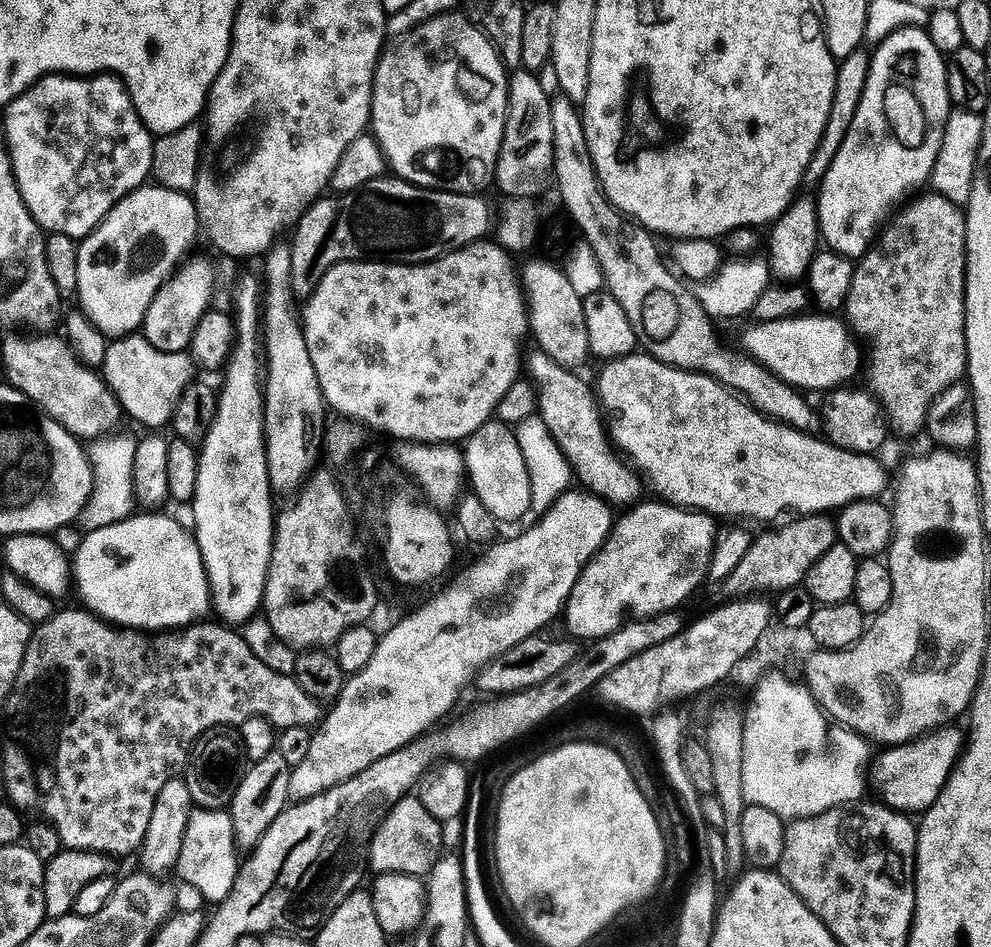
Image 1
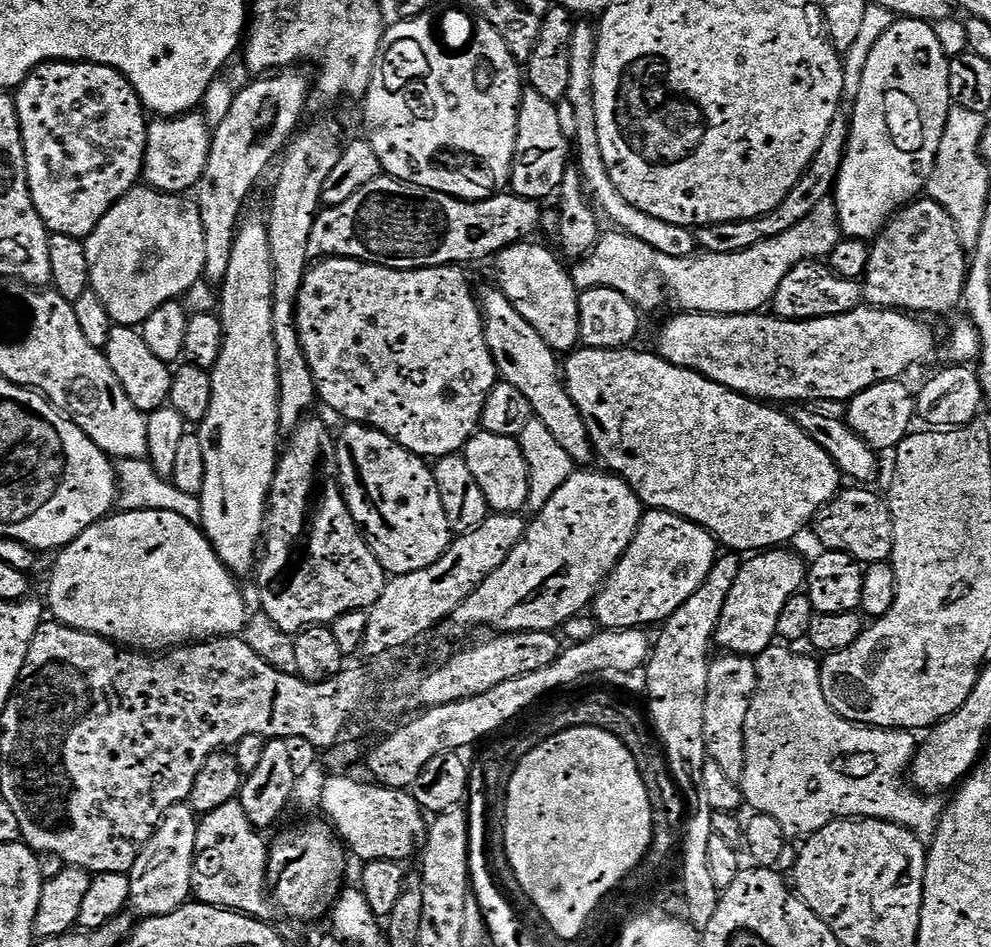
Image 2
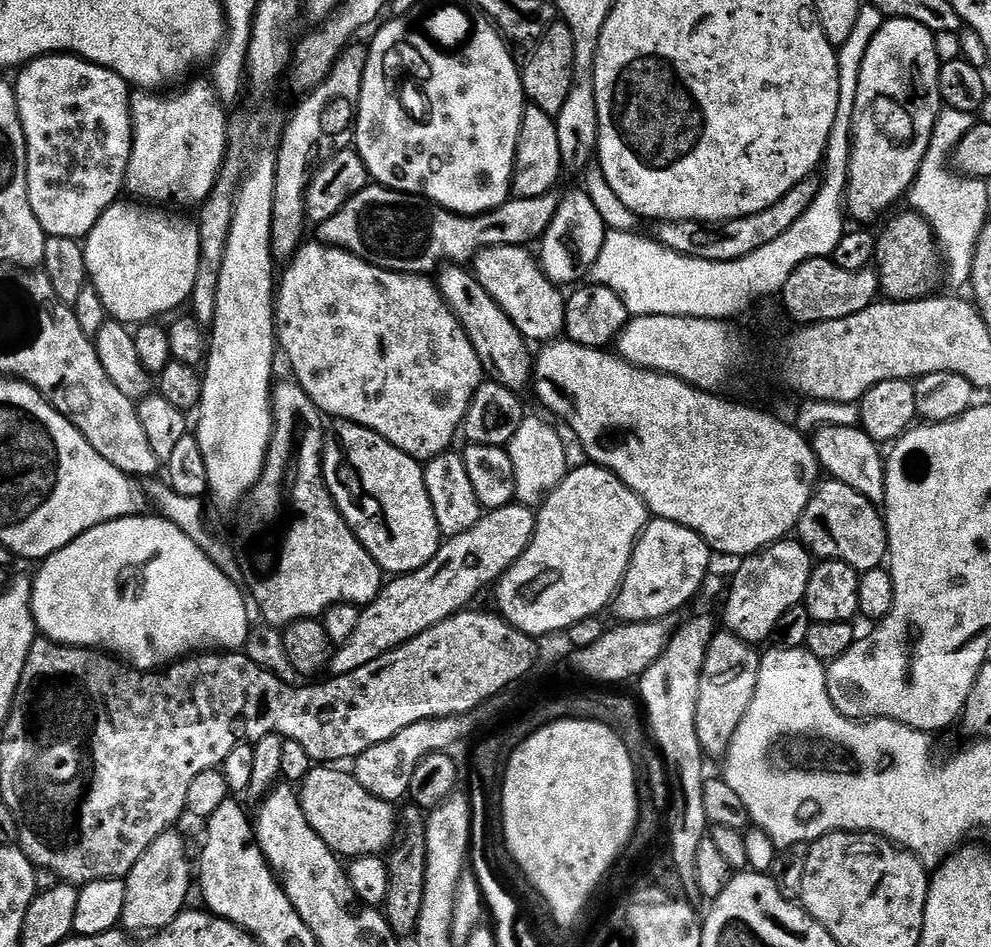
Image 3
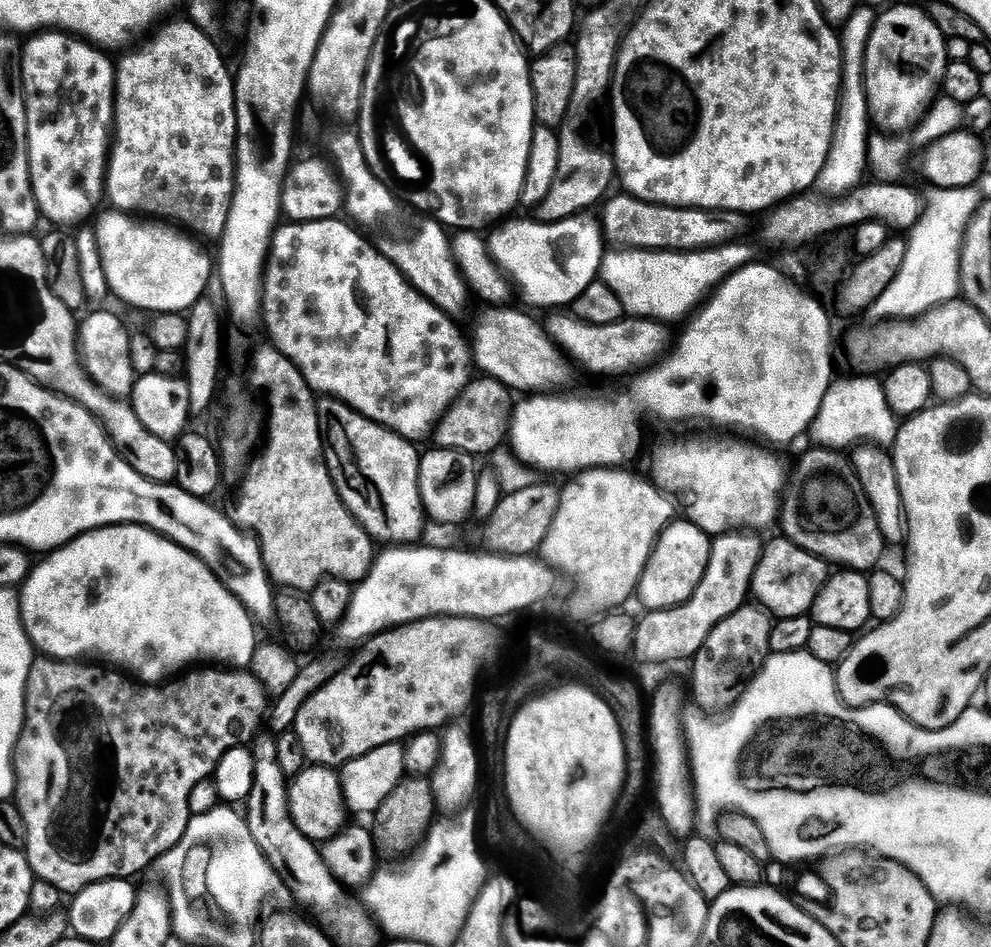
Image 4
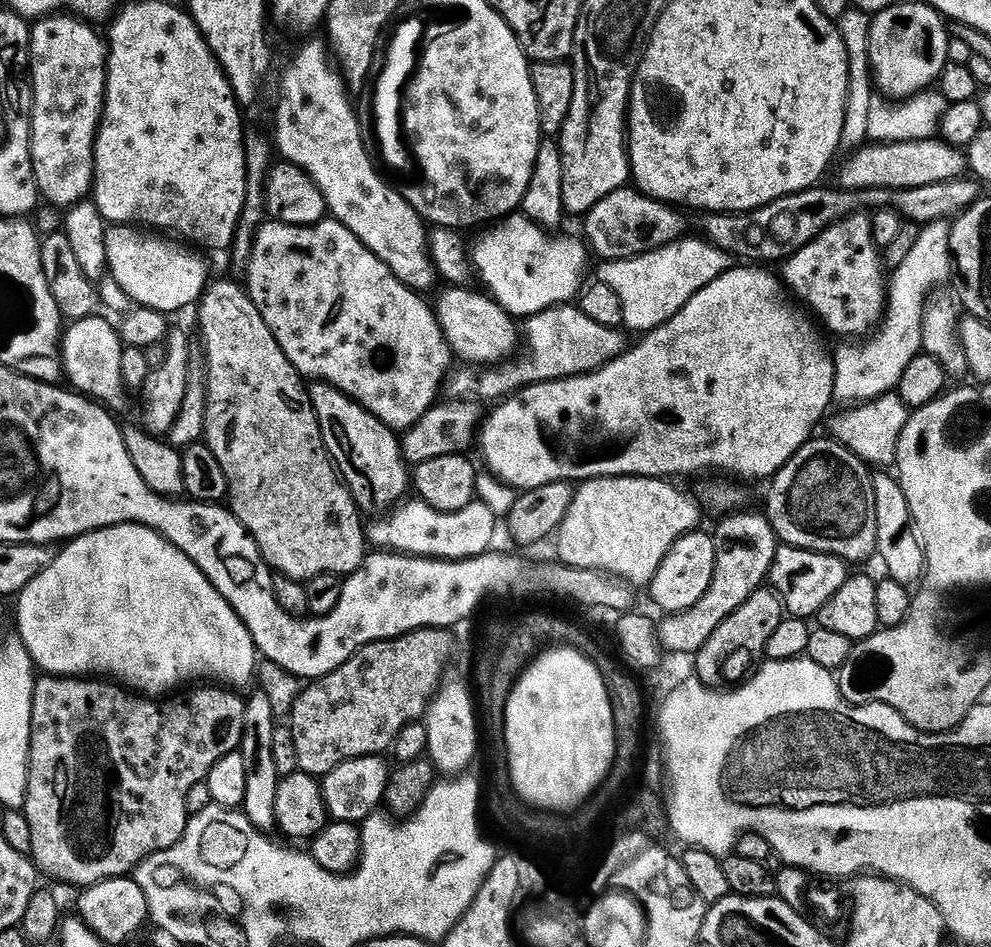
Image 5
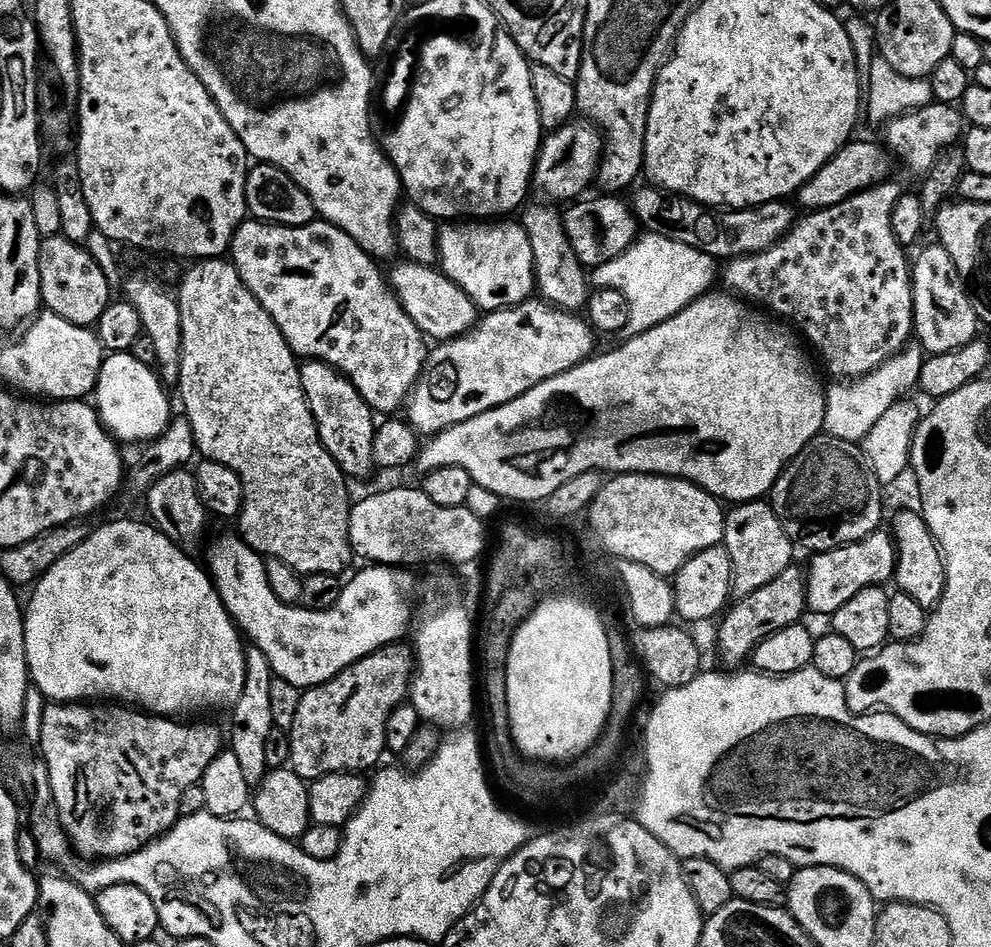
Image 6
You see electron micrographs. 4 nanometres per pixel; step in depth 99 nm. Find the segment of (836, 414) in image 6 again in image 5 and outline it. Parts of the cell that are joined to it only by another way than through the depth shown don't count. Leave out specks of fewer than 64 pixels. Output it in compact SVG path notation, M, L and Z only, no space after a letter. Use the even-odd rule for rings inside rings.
M935 220L933 224L923 225L920 229L920 237L914 243L914 248L907 255L906 260L894 268L890 276L888 288L888 306L886 315L882 321L882 330L877 331L867 342L852 342L849 348L835 349L834 363L836 366L836 390L835 399L848 406L863 406L869 400L876 400L887 392L896 392L900 386L900 379L906 374L906 368L914 358L922 352L922 322L924 321L924 309L929 296L937 291L939 284L944 284L954 272L952 247L950 246L950 234L952 226L948 220Z

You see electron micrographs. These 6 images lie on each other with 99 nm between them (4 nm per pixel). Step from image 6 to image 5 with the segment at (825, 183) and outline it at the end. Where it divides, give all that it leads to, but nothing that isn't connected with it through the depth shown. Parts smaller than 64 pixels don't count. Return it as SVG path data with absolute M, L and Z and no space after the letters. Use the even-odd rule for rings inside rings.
M938 138L901 140L899 142L872 142L857 148L840 168L839 187L846 192L862 188L886 188L901 192L918 186L934 186L959 180L966 172L966 156L961 149Z

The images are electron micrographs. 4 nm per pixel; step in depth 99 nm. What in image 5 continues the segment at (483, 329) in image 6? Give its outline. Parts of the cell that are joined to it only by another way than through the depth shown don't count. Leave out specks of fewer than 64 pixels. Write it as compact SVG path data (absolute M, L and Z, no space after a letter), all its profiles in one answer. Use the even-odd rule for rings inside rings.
M579 306L548 308L523 321L522 344L523 347L528 347L524 356L480 371L472 366L457 367L447 381L446 392L456 402L500 402L519 392L521 388L529 388L531 384L544 384L547 380L567 380L570 376L597 372L626 350L623 335L625 333L620 328L598 326L598 322L582 314ZM476 372L480 373L476 376Z

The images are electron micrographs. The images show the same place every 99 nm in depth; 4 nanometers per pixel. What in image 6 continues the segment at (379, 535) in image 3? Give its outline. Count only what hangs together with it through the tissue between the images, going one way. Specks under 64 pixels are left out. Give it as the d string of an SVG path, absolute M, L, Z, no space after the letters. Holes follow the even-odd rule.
M320 360L301 363L300 377L302 390L316 419L320 441L326 446L328 453L339 462L345 477L370 475L376 468L374 442L378 424L377 421L372 421L374 409L341 372Z

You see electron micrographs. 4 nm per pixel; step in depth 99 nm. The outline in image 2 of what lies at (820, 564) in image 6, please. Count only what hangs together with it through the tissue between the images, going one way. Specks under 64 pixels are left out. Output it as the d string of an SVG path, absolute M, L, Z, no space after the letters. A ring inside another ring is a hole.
M777 546L749 555L743 561L738 582L734 582L734 590L730 590L726 606L722 606L714 641L717 649L724 648L720 650L734 656L755 658L773 647L782 606L786 606L786 601L797 595L806 584L806 560L804 564L802 557L788 550Z

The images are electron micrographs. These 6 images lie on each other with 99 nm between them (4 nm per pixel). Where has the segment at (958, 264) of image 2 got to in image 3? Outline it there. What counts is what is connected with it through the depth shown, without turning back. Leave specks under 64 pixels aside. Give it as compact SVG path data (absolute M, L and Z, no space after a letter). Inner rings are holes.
M905 210L888 224L888 229L878 236L876 245L878 271L881 275L882 292L888 298L916 298L936 272L938 245L932 227L918 212Z

